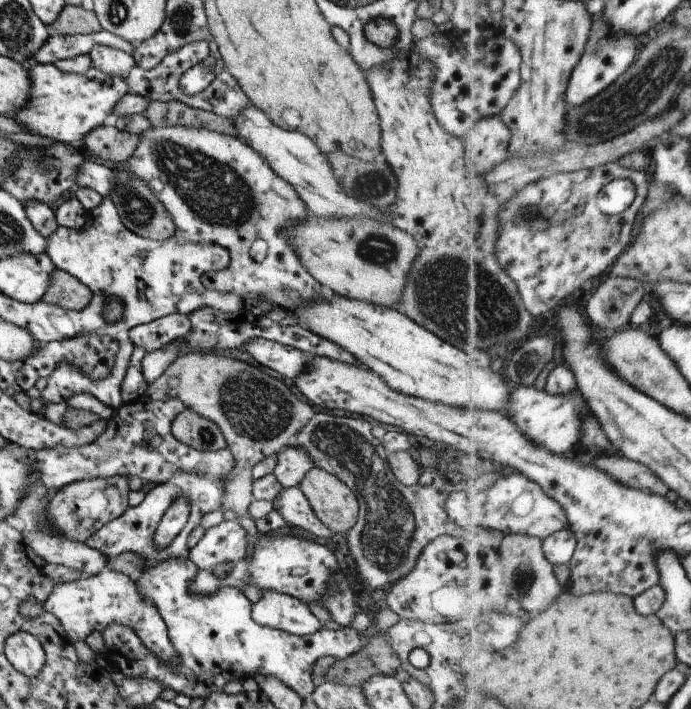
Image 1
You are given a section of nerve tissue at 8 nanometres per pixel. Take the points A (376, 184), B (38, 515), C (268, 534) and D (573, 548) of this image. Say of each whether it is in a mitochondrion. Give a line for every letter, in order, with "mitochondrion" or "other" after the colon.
A: mitochondrion
B: mitochondrion
C: other
D: other

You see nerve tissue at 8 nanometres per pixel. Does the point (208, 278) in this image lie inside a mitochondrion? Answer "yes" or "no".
no

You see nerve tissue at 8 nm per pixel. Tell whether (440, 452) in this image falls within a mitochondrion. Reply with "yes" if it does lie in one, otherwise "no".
no

